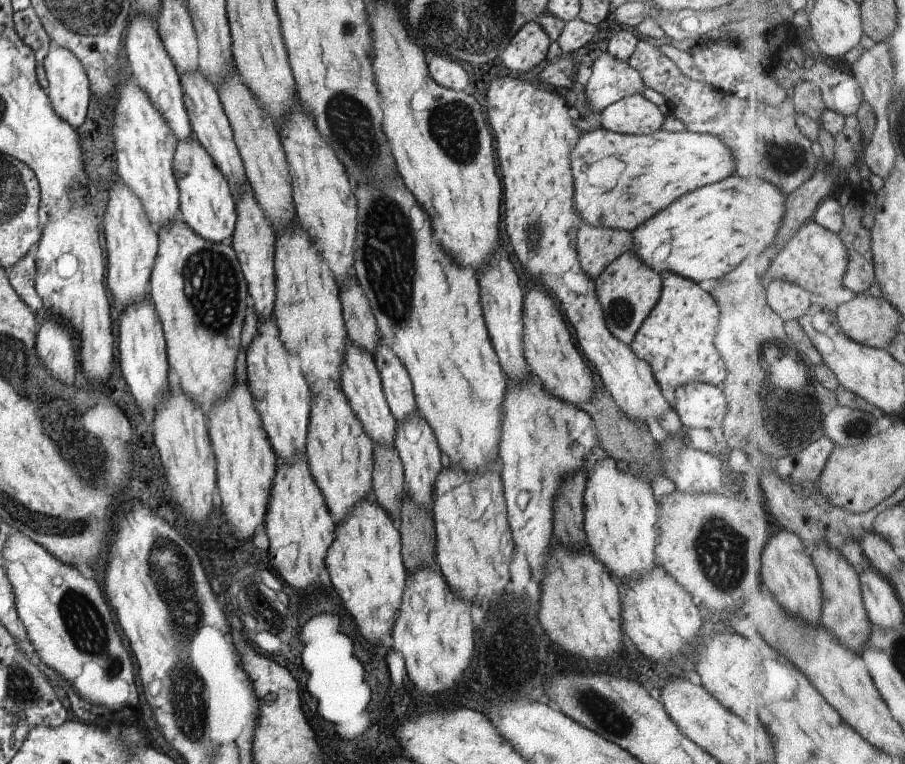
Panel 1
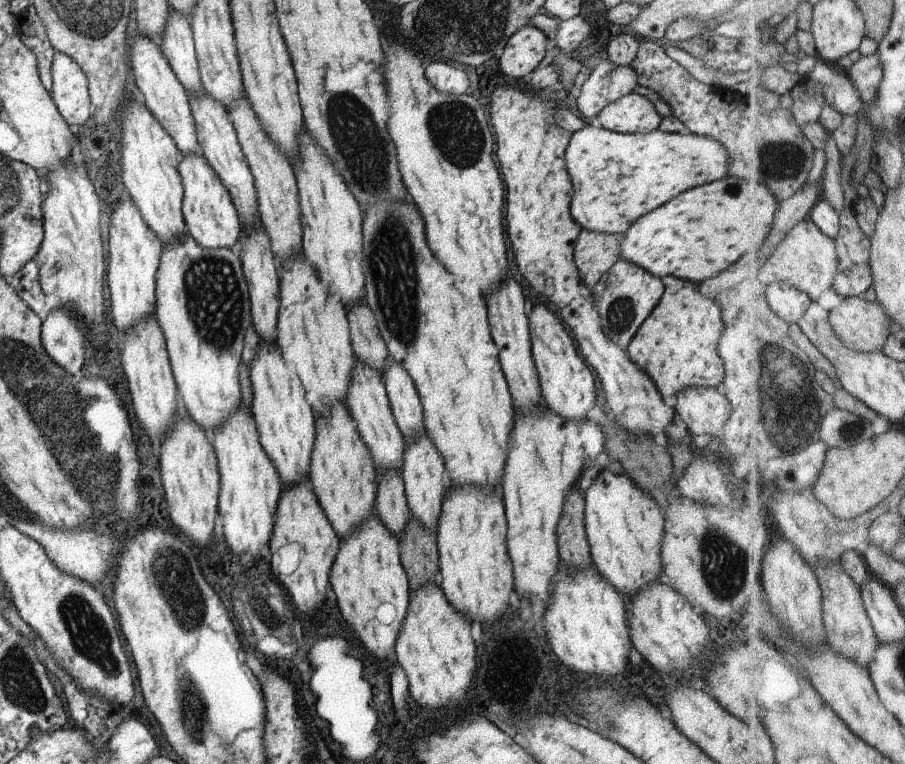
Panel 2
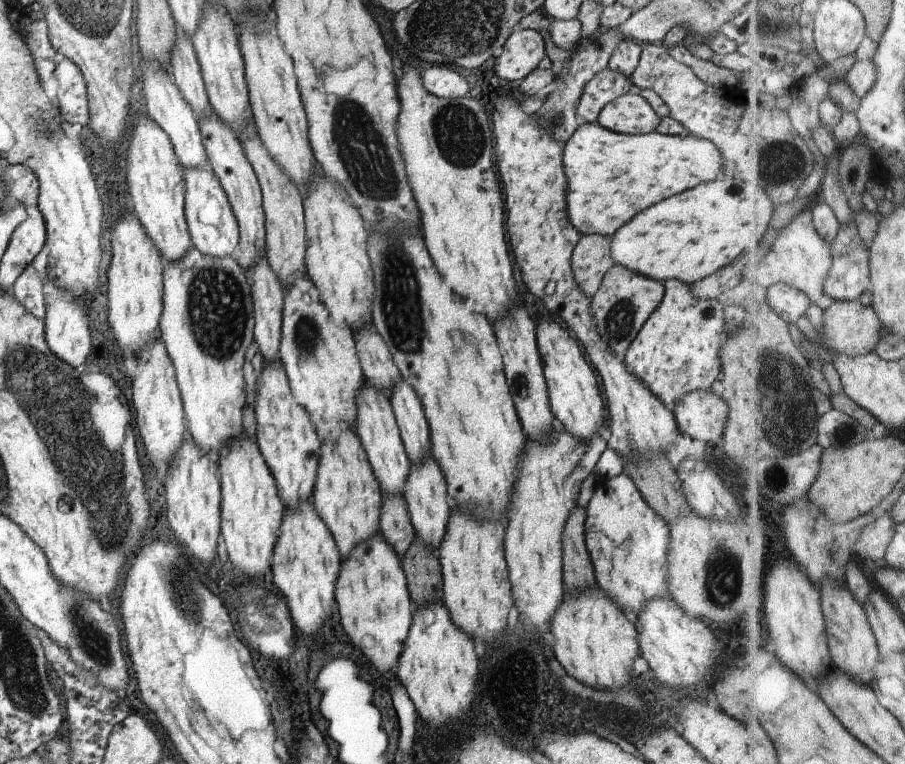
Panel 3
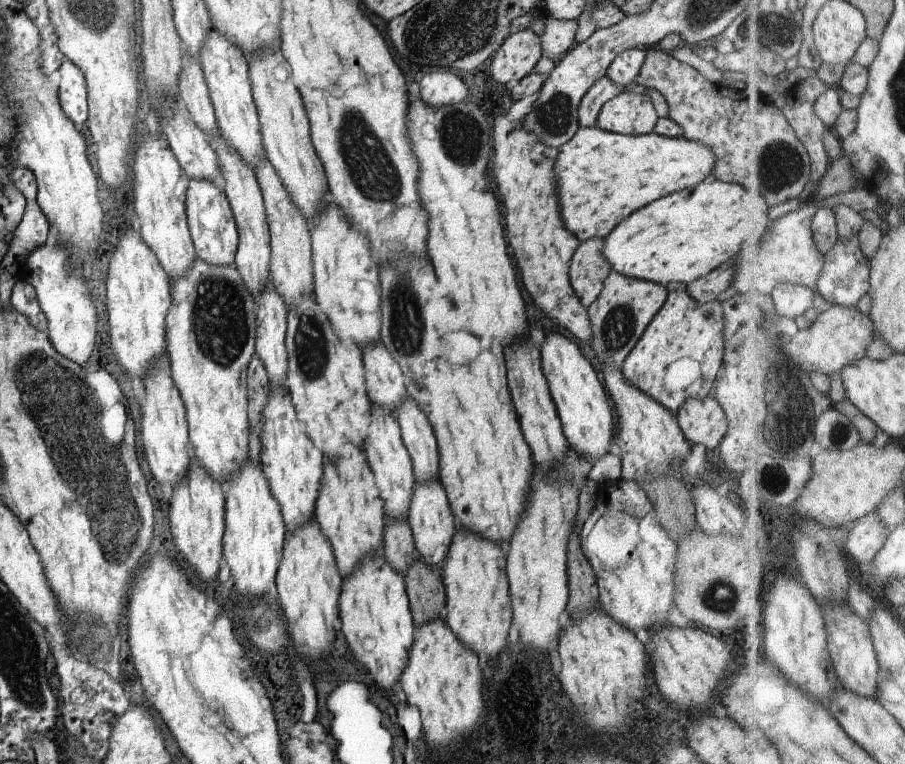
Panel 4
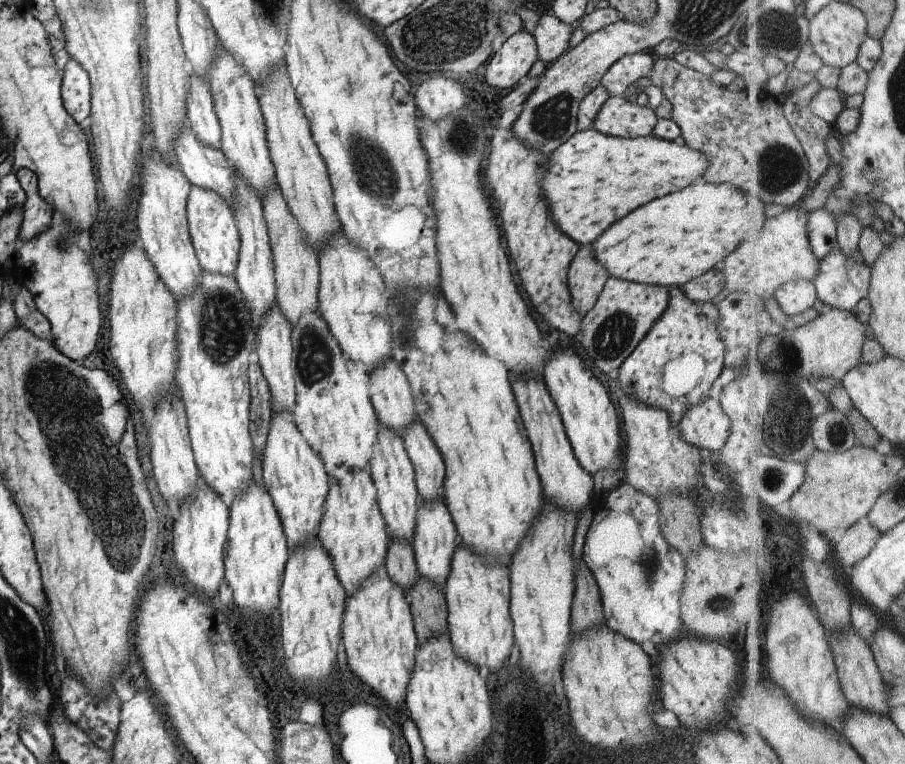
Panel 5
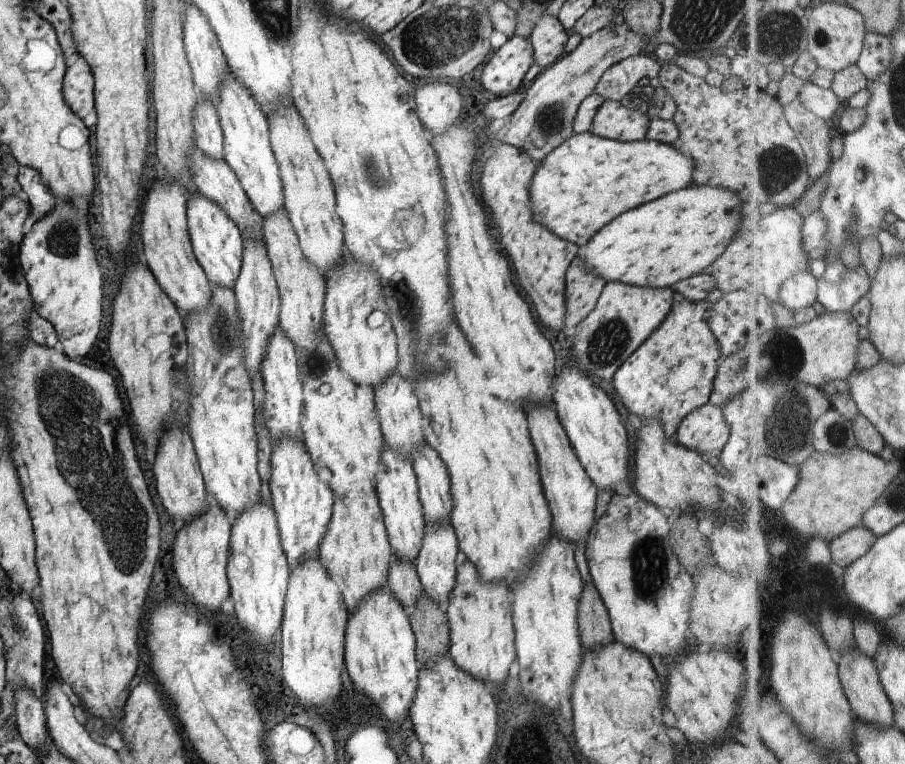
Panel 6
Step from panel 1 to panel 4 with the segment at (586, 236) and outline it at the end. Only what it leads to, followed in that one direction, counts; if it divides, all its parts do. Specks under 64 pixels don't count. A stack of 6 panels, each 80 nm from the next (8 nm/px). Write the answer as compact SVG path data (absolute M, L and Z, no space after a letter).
M589 238L579 243L569 268L569 281L584 307L588 308L603 289L606 277L613 270L603 255L605 240Z

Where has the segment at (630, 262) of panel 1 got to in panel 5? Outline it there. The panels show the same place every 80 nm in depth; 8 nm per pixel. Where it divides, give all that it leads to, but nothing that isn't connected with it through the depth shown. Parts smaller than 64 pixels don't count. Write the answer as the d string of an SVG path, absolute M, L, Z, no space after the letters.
M609 277L594 308L582 318L580 332L576 335L586 352L586 368L591 368L597 374L614 376L622 362L636 350L650 328L662 317L669 306L669 300L668 287Z

